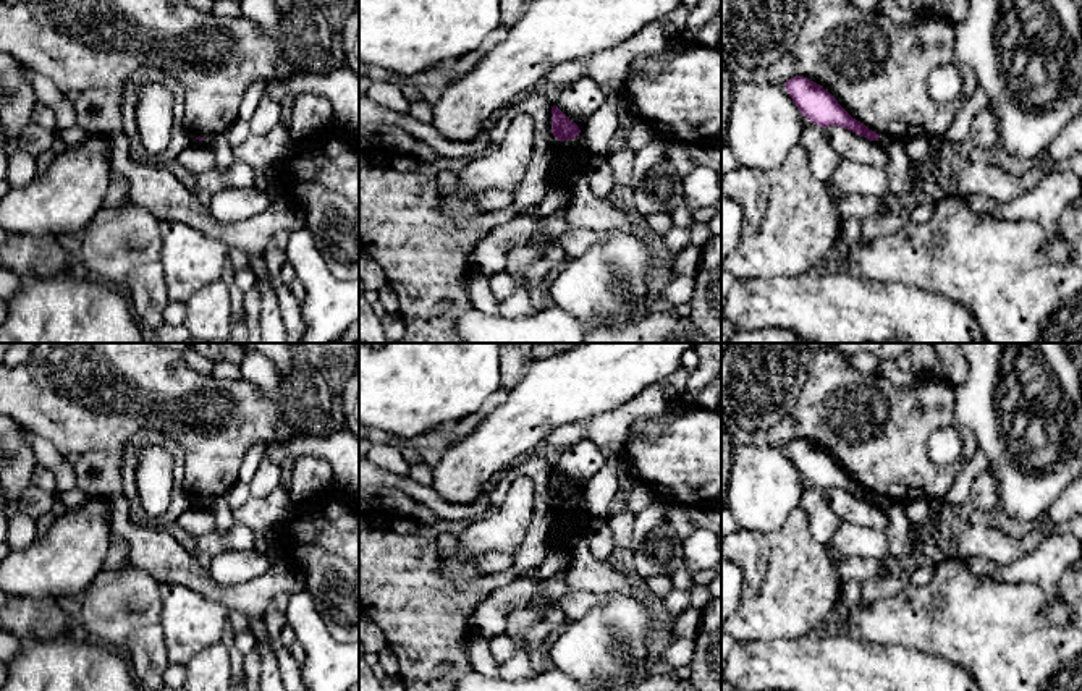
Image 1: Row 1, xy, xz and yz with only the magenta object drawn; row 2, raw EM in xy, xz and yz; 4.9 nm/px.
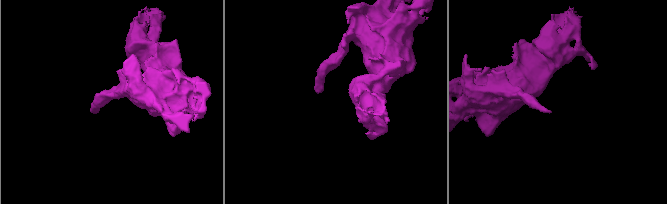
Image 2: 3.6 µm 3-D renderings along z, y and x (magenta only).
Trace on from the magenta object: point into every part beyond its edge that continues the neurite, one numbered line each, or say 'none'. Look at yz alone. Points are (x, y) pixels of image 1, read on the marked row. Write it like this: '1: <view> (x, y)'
none

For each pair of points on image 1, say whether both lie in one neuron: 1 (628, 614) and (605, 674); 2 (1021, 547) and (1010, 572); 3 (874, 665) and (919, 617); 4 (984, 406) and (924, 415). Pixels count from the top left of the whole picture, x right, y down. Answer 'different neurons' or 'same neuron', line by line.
1: same neuron
2: different neurons
3: different neurons
4: different neurons

